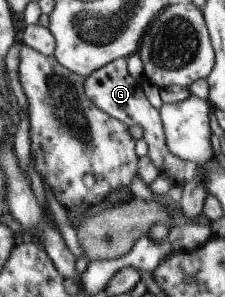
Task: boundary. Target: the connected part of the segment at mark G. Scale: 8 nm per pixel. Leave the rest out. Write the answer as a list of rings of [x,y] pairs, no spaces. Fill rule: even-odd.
[[[118,58],[101,70],[95,71],[91,76],[86,77],[85,88],[86,95],[102,111],[108,112],[113,118],[119,119],[129,126],[140,126],[144,132],[143,140],[147,142],[149,148],[148,156],[159,170],[159,175],[163,179],[165,178],[170,186],[185,186],[190,176],[192,165],[186,160],[175,156],[169,148],[162,114],[145,96],[145,90],[141,86],[140,79],[136,79],[131,74],[128,67],[128,58]]]

